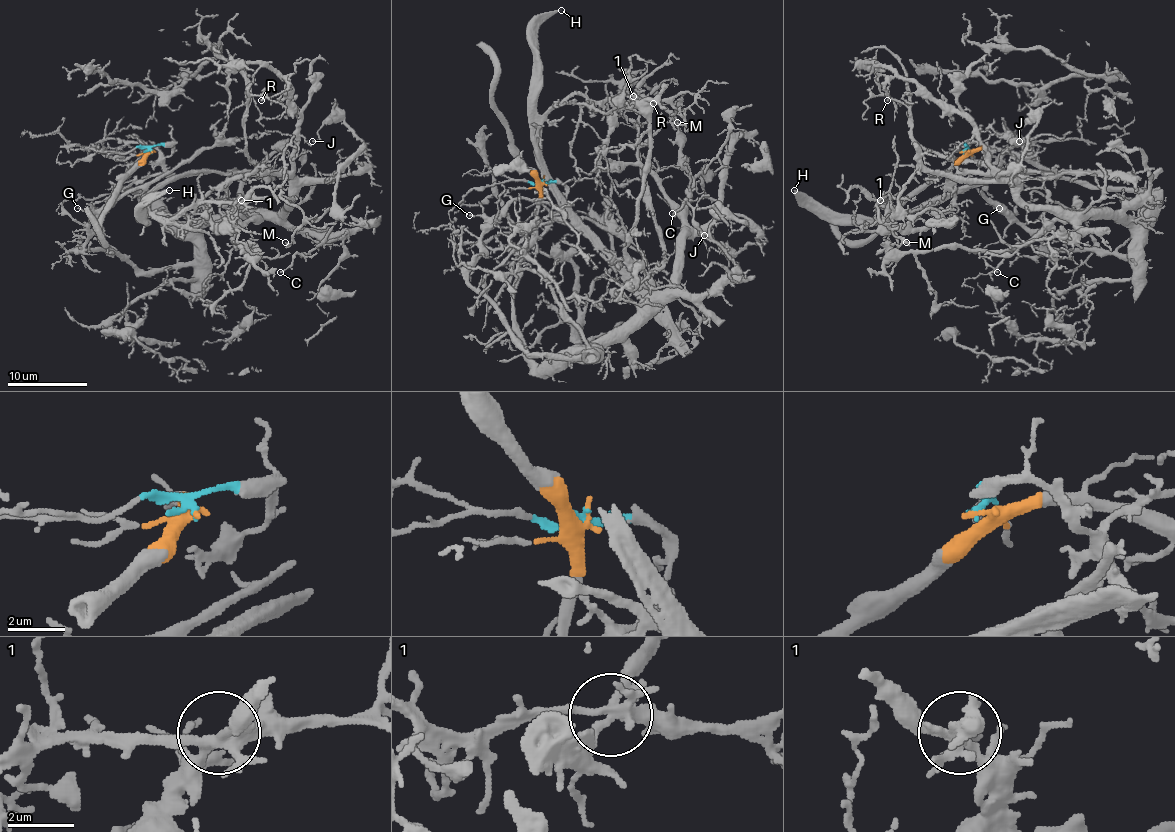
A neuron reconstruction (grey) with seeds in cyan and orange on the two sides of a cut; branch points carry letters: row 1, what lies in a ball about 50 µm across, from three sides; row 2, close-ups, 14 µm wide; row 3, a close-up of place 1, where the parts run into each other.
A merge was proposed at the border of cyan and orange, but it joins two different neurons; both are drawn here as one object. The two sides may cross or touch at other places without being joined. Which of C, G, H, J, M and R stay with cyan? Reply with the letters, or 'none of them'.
H, M

